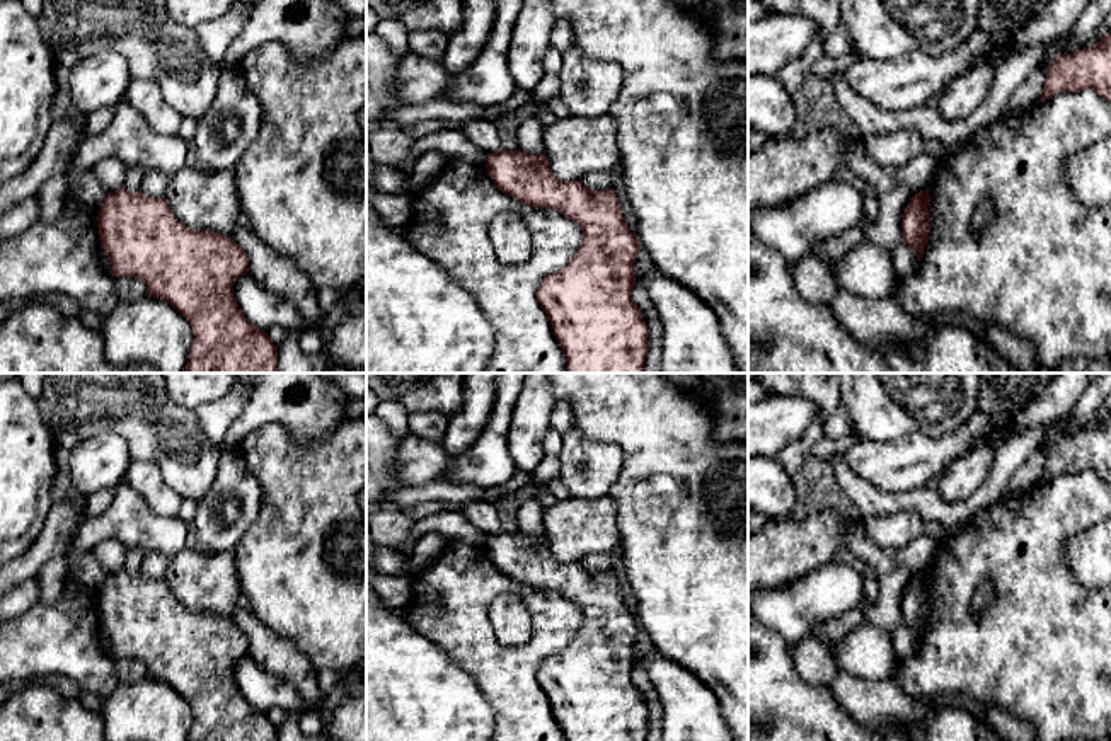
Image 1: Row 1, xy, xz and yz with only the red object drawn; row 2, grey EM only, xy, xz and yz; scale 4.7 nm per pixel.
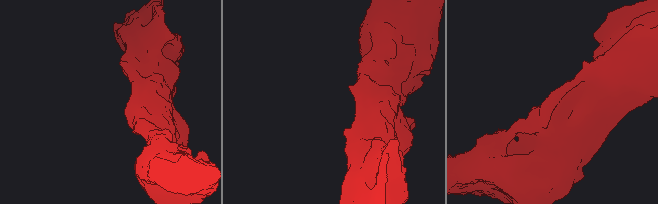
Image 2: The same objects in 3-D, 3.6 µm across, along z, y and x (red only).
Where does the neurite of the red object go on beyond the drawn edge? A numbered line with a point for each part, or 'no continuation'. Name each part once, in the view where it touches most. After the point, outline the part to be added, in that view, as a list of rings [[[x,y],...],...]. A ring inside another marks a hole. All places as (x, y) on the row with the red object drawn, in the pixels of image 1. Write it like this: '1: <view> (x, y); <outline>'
no continuation

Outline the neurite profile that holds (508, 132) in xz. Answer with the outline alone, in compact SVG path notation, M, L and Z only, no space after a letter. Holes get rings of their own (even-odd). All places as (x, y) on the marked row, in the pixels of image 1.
M508 119L504 126L499 129L501 148L508 152L518 150L518 138L516 138L516 124L513 119Z

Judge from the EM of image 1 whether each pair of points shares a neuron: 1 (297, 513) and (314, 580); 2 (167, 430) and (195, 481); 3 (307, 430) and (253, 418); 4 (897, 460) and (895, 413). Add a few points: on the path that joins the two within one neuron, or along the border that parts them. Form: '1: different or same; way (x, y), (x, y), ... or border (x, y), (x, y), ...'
1: same; way (310, 530), (312, 562)
2: same; way (174, 442), (189, 462), (189, 469)
3: same; way (293, 416), (266, 414)
4: different; border (938, 438), (914, 431), (892, 440), (864, 440)

